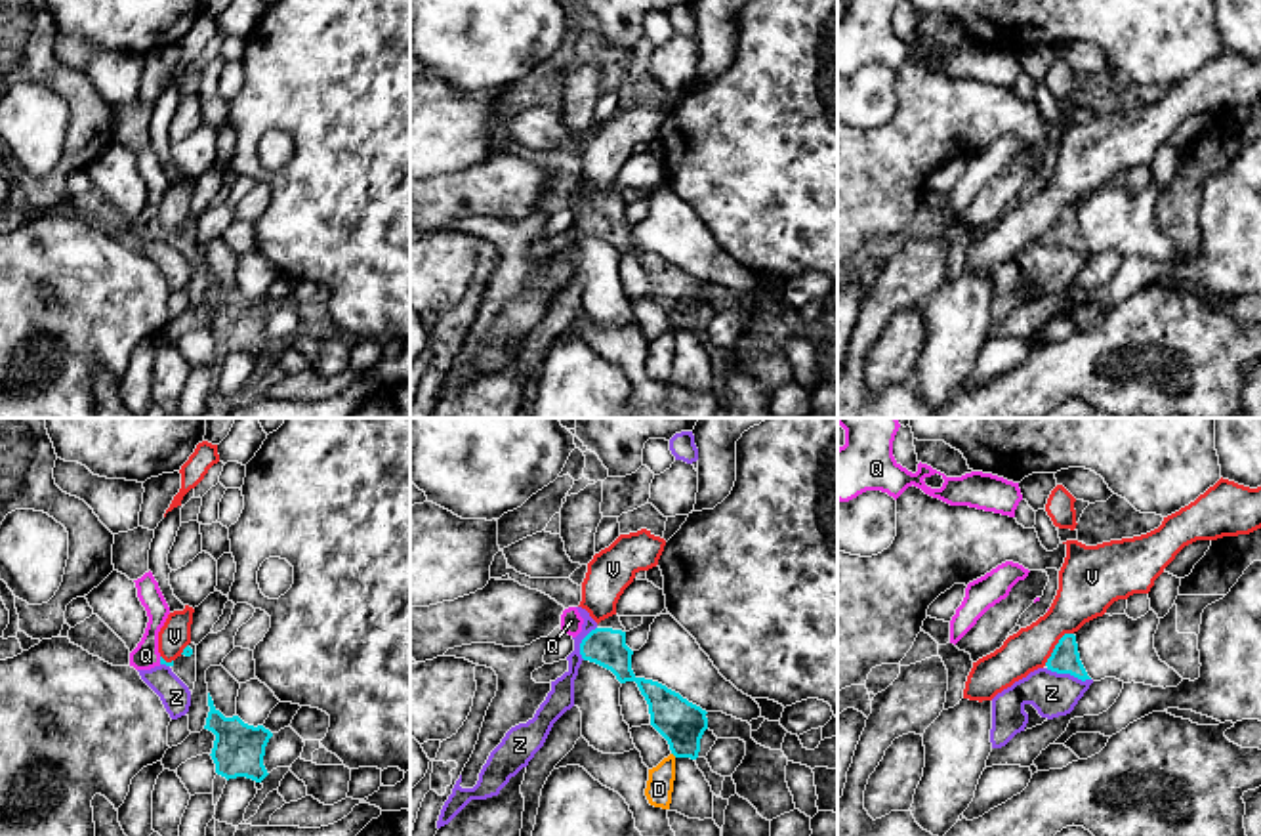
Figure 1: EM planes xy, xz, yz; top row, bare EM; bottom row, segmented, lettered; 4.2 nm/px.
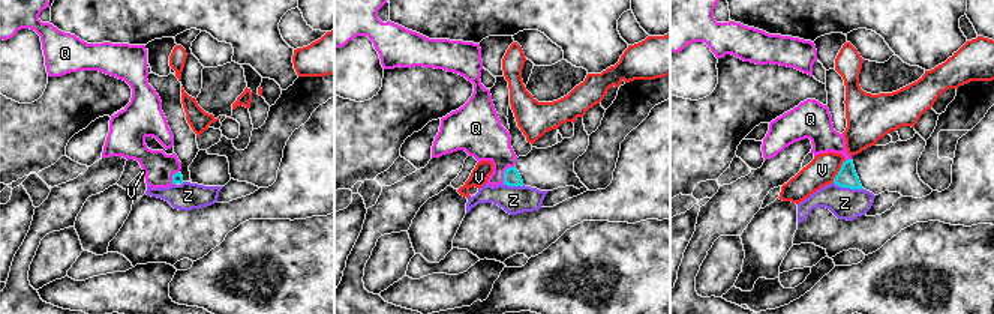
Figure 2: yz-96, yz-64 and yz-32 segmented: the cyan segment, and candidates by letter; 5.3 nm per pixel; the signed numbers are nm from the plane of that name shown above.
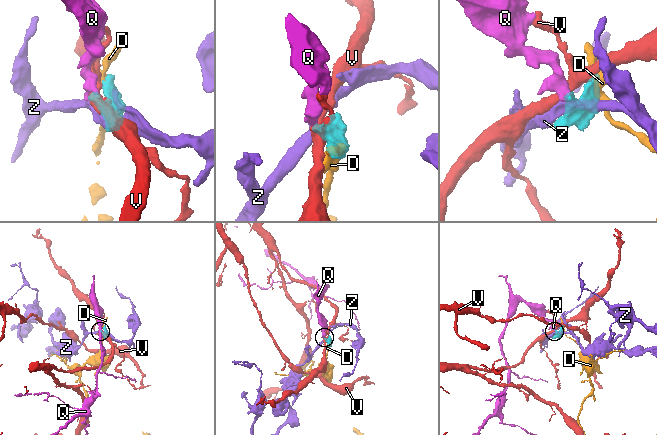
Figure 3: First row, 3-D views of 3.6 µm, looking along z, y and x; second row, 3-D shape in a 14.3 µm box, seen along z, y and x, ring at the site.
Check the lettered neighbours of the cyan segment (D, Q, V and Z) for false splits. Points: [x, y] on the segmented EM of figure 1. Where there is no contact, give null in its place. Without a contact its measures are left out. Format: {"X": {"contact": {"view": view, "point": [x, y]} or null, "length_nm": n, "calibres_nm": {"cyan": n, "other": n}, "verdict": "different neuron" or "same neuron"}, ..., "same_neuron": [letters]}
{"D": {"contact": {"view": "xz", "point": [674, 754]}, "length_nm": 30, "calibres_nm": {"cyan": 190, "other": 110}, "verdict": "different neuron"}, "Q": {"contact": {"view": "xy", "point": [161, 661]}, "length_nm": 30, "calibres_nm": {"cyan": 20, "other": 110}, "verdict": "same neuron"}, "V": {"contact": {"view": "yz", "point": [1055, 646]}, "length_nm": 190, "calibres_nm": {"cyan": 130, "other": 220}, "verdict": "different neuron"}, "Z": {"contact": {"view": "yz", "point": [1069, 672]}, "length_nm": 200, "calibres_nm": {"cyan": 130, "other": 180}, "verdict": "different neuron"}, "same_neuron": ["Q"]}

